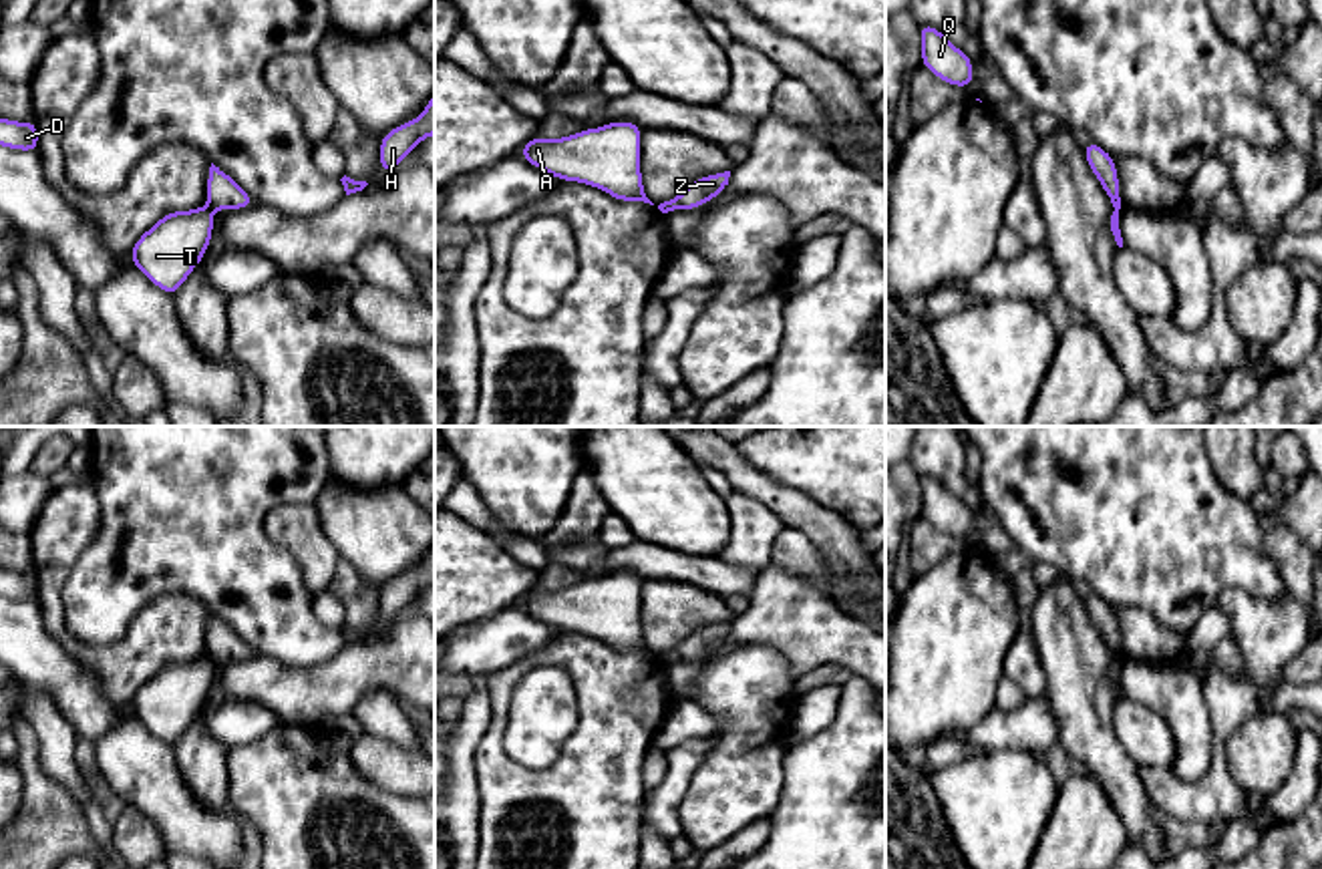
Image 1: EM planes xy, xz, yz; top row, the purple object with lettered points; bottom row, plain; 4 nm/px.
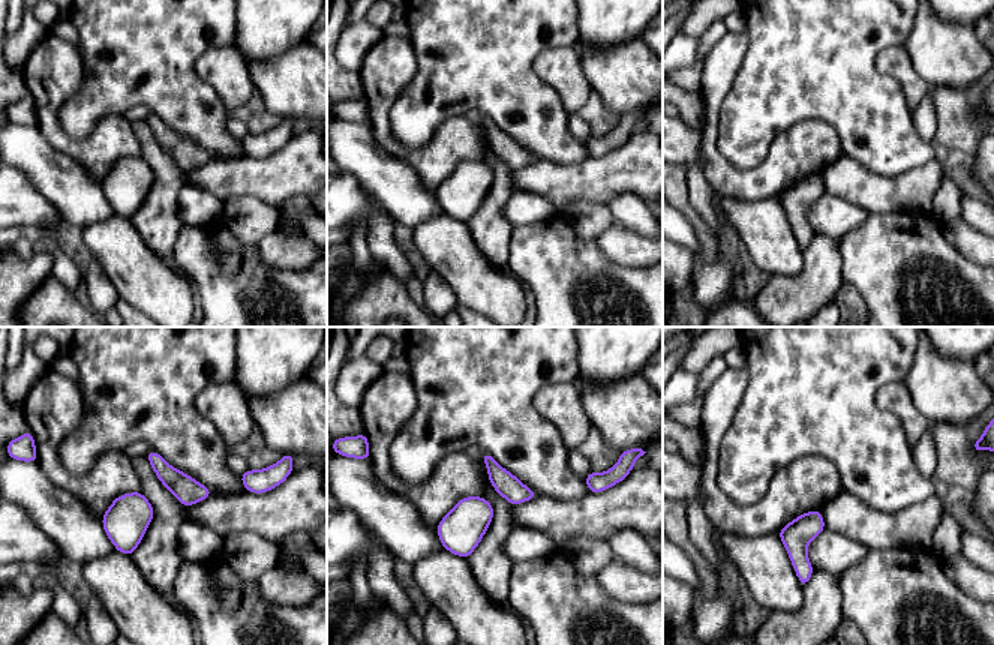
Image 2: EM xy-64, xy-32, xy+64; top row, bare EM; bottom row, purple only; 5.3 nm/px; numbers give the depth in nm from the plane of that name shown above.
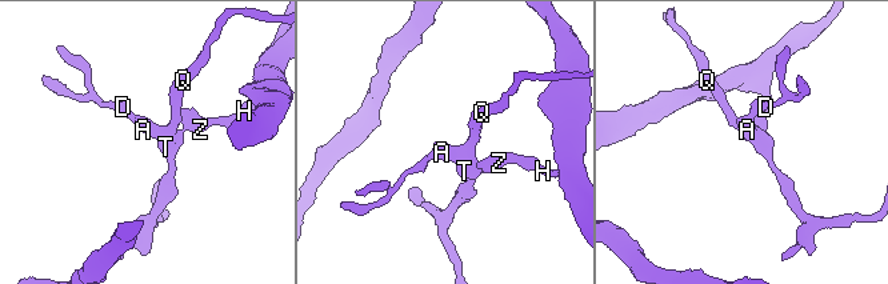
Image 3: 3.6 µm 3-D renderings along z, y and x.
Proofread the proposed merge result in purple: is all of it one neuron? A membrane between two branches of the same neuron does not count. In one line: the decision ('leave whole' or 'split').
split

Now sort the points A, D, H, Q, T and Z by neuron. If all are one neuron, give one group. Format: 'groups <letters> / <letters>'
groups A D Q T / H Z

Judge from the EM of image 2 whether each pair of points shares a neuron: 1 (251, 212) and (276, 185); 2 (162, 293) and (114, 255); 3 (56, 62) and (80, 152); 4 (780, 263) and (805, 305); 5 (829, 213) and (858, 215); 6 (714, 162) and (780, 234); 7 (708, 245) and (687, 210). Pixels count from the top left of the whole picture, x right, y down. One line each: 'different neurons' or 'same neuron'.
1: different neurons
2: same neuron
3: same neuron
4: different neurons
5: same neuron
6: different neurons
7: same neuron

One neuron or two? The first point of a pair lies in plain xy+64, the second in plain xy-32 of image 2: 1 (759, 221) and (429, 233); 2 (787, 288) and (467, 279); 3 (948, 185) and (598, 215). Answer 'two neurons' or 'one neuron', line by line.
1: one neuron
2: two neurons
3: two neurons

